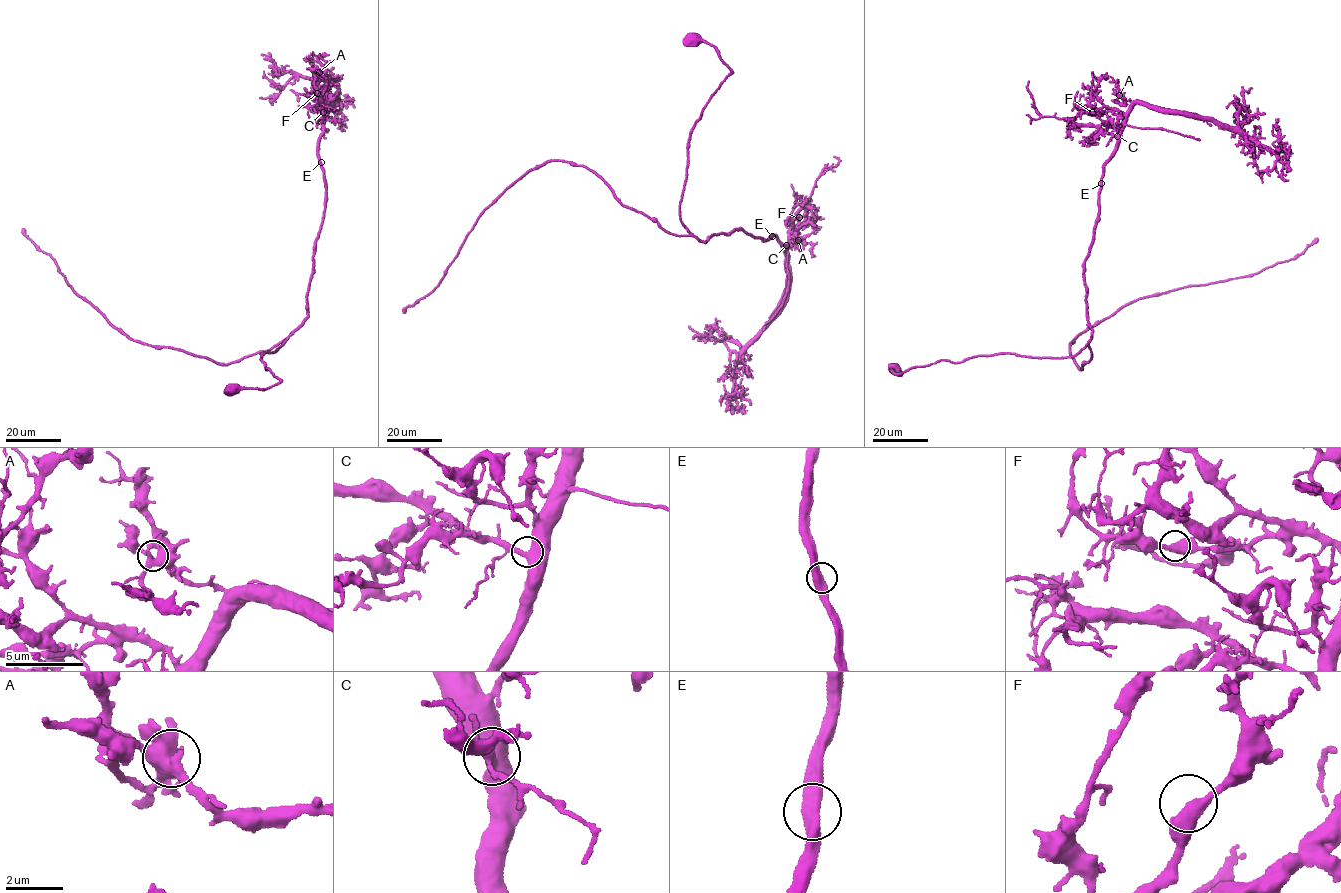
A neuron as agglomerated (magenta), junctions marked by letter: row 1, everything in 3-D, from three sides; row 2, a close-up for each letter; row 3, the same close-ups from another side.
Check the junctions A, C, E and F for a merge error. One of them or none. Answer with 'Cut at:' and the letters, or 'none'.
Cut at: none

